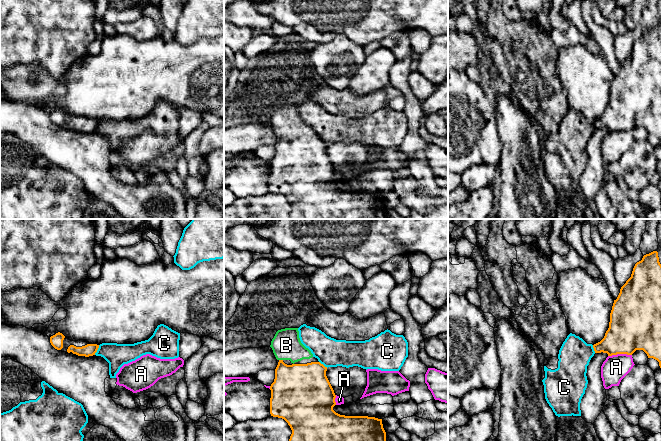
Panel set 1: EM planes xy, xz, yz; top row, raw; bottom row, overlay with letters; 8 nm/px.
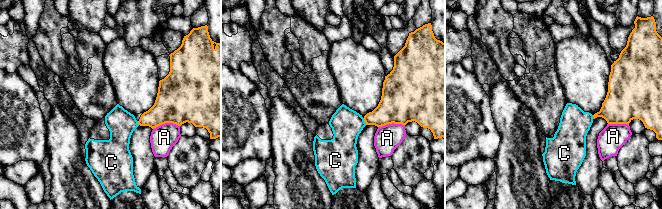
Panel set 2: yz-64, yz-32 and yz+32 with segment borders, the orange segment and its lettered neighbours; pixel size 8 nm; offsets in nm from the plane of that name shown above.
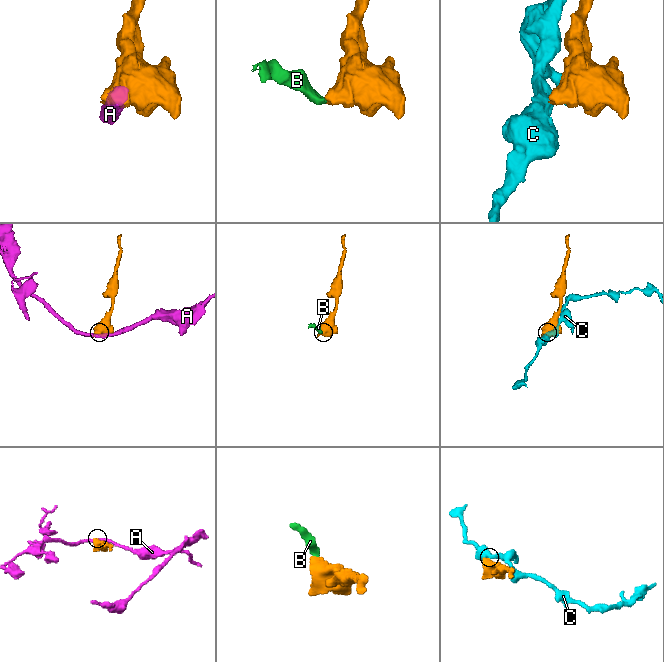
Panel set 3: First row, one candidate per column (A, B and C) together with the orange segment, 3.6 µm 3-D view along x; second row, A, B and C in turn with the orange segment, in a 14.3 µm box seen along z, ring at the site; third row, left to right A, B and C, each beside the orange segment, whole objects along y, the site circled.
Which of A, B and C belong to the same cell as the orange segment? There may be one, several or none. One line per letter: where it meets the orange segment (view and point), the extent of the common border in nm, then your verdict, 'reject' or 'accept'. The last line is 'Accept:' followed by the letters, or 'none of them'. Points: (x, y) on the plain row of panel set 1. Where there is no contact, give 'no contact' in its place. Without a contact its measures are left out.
A: yz (619, 129) | 190 nm | reject
B: xz (281, 136) | 30 nm | accept
C: xy (97, 125) | 90 nm | reject
Accept: B

